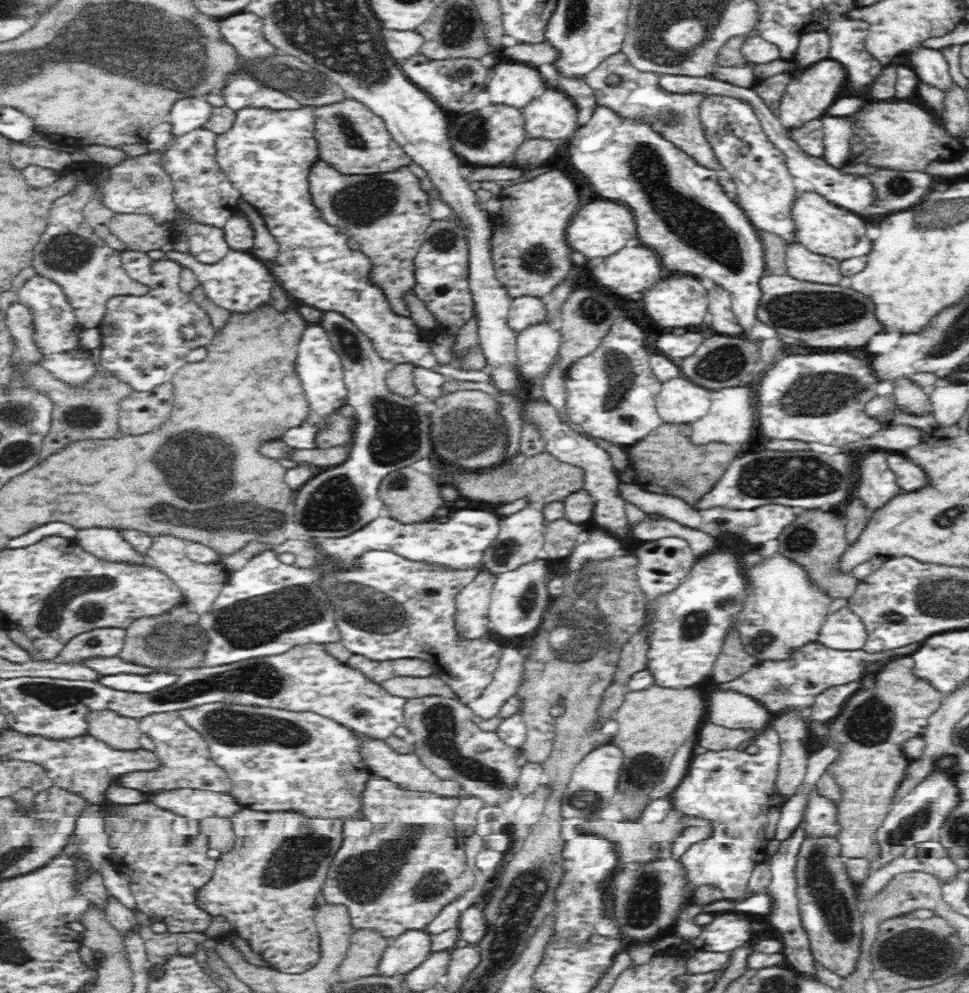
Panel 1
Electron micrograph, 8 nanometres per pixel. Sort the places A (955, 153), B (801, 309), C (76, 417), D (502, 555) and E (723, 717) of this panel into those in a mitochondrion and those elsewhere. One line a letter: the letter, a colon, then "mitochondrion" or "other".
A: other
B: mitochondrion
C: mitochondrion
D: mitochondrion
E: other

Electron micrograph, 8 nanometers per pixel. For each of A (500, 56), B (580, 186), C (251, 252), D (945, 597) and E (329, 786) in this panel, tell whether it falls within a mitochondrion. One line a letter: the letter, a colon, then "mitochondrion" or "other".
A: other
B: other
C: other
D: mitochondrion
E: other

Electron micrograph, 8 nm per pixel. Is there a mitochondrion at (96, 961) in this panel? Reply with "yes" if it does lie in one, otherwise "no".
no

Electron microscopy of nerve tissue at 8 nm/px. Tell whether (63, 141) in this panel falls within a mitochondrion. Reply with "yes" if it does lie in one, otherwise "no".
no

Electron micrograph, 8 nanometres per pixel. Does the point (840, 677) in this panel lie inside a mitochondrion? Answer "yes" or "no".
no

